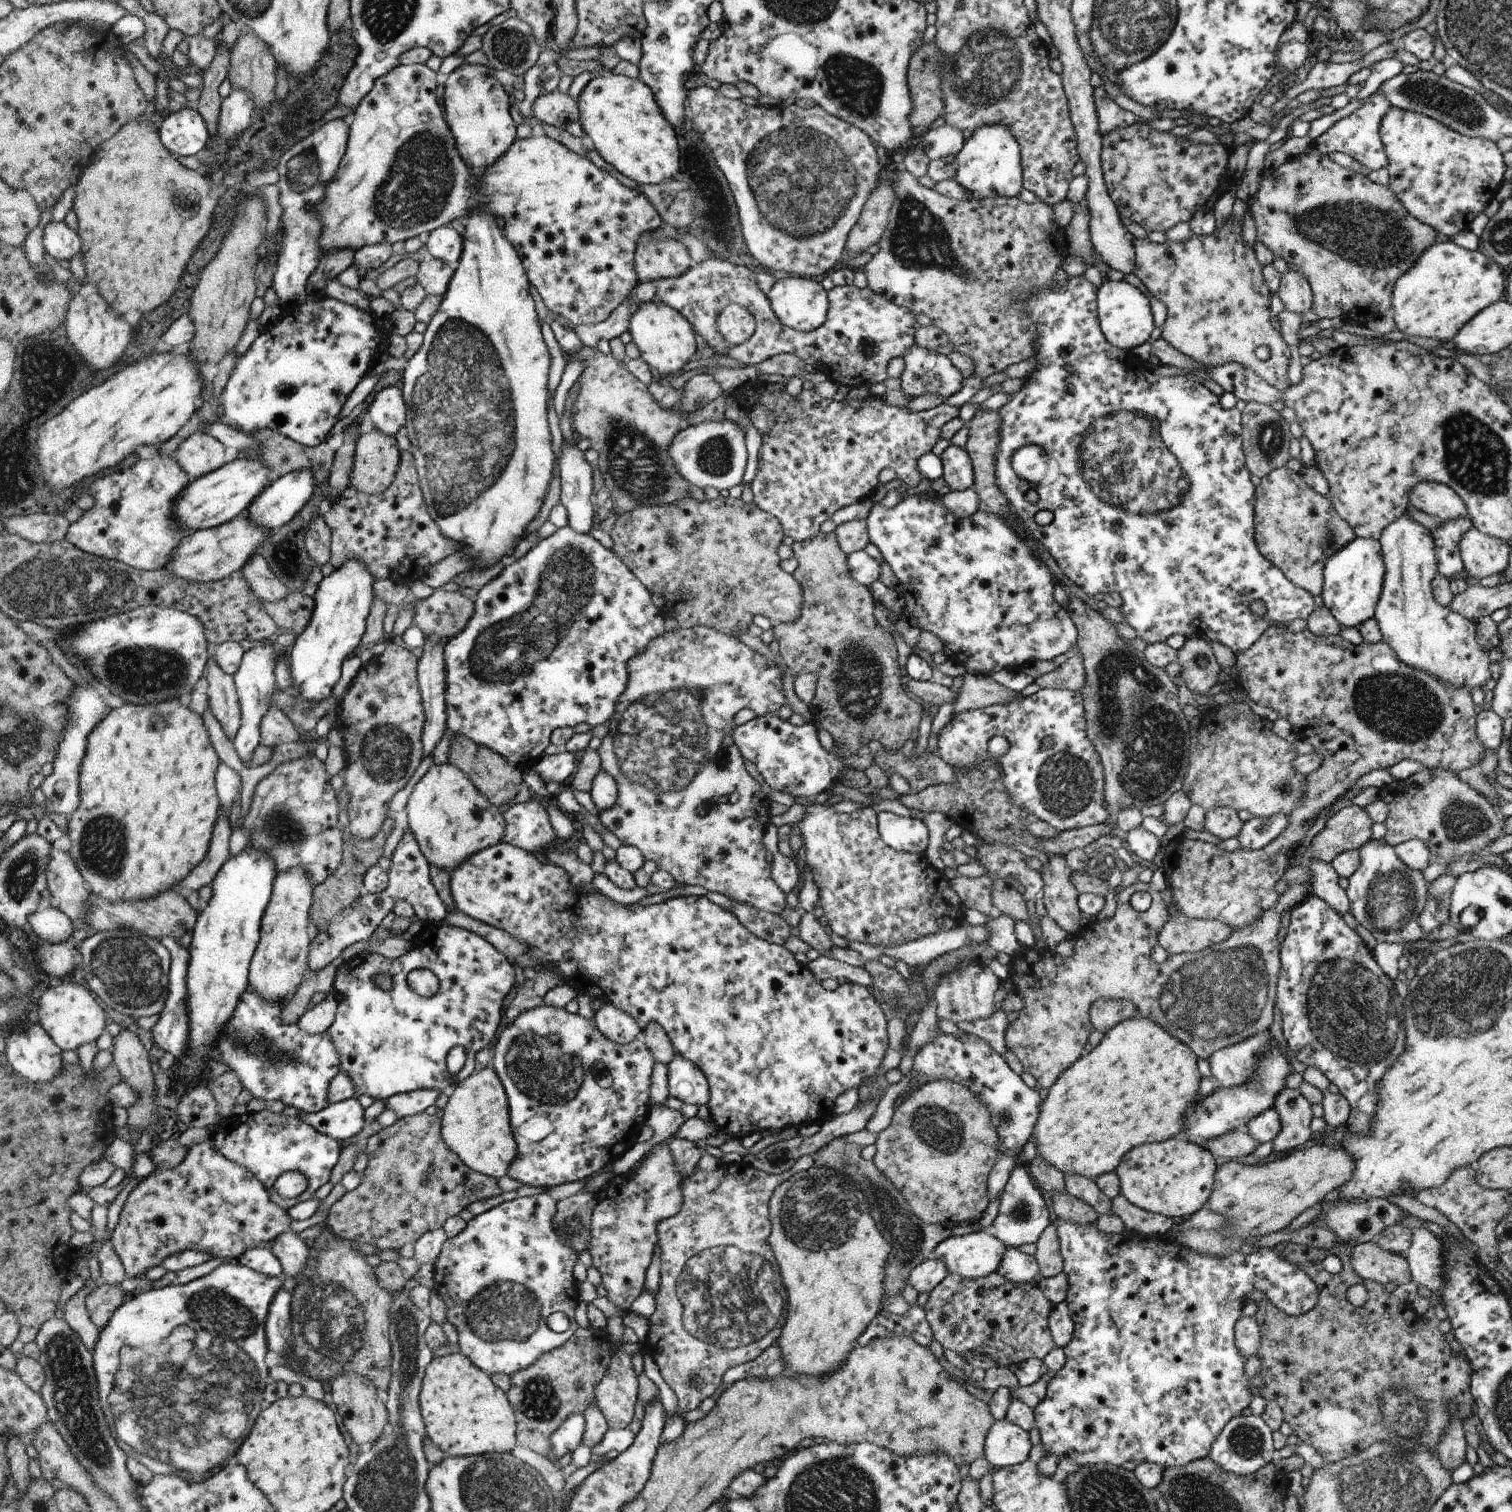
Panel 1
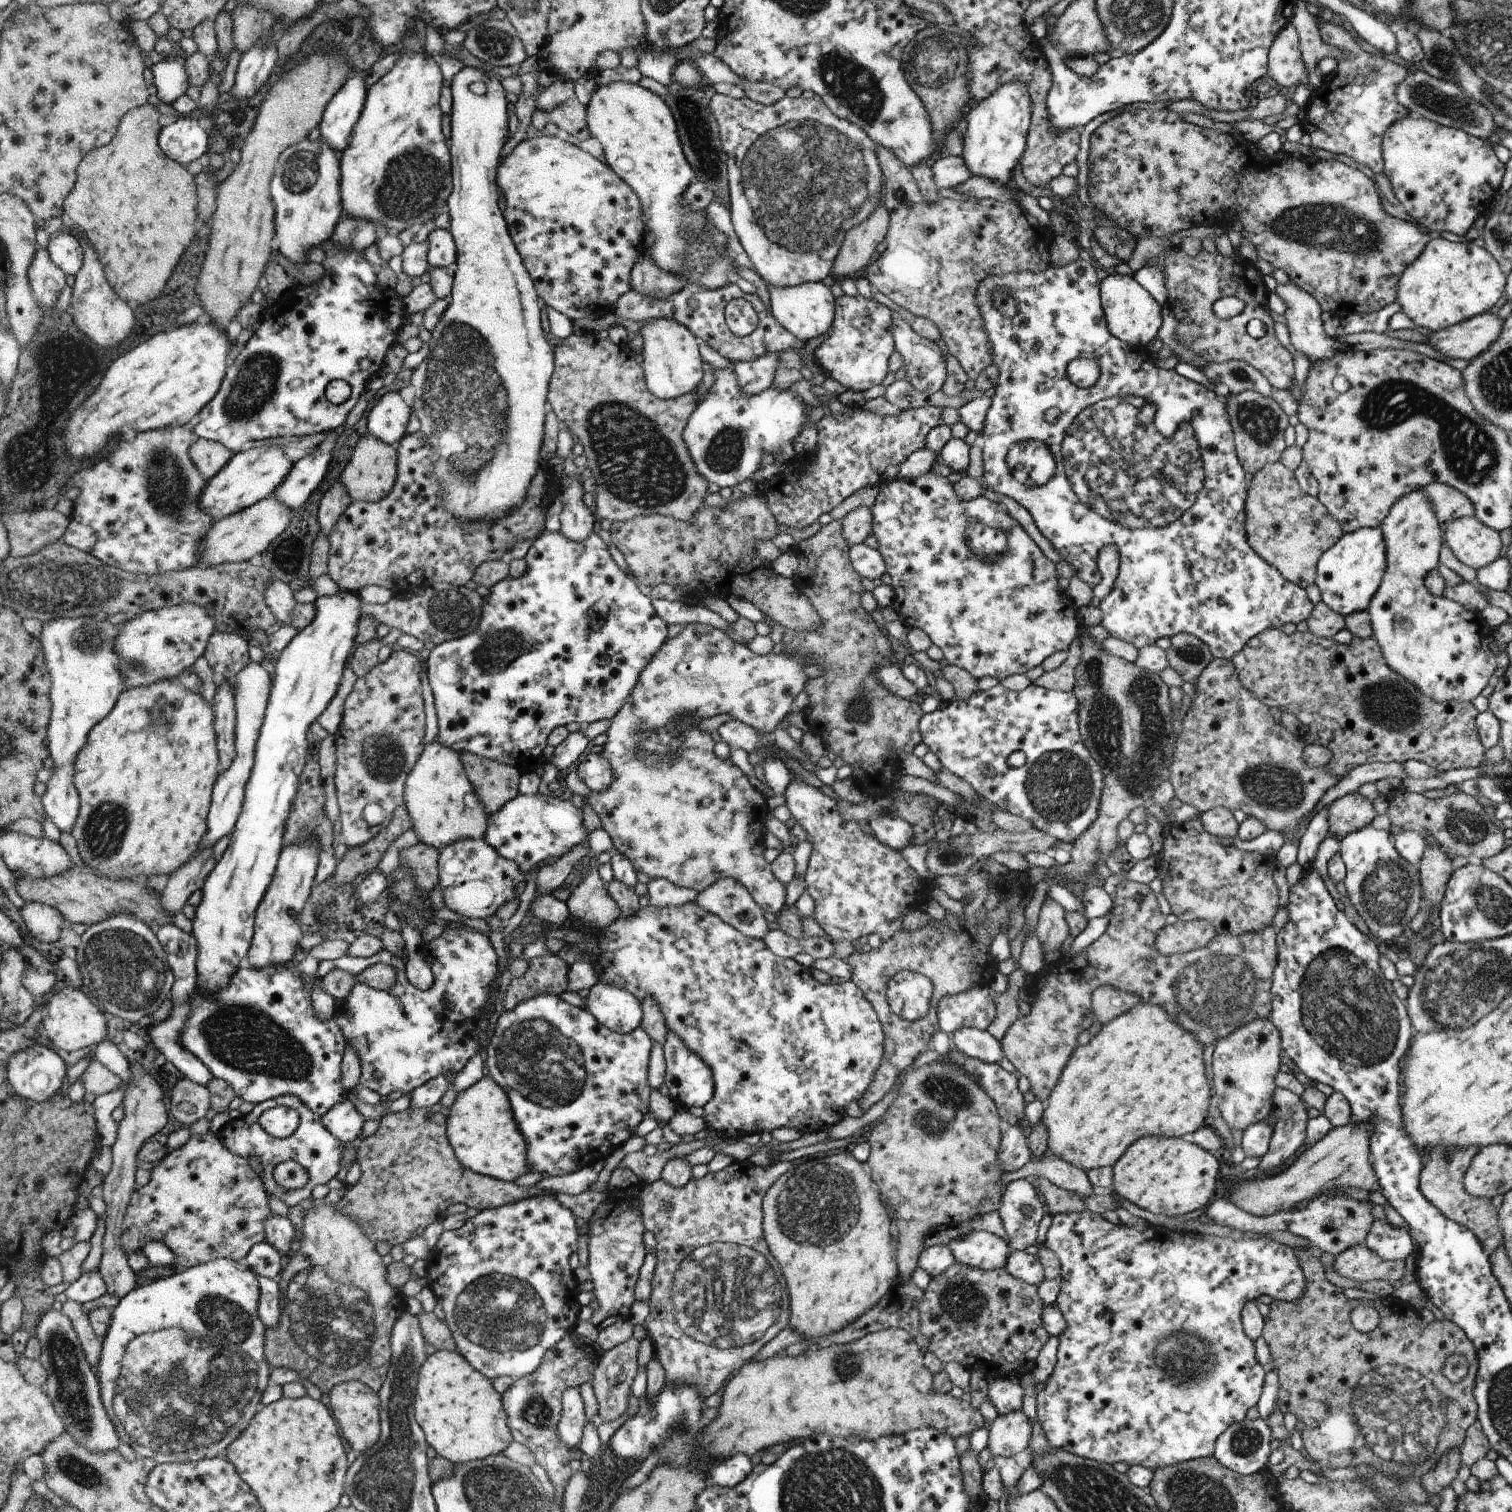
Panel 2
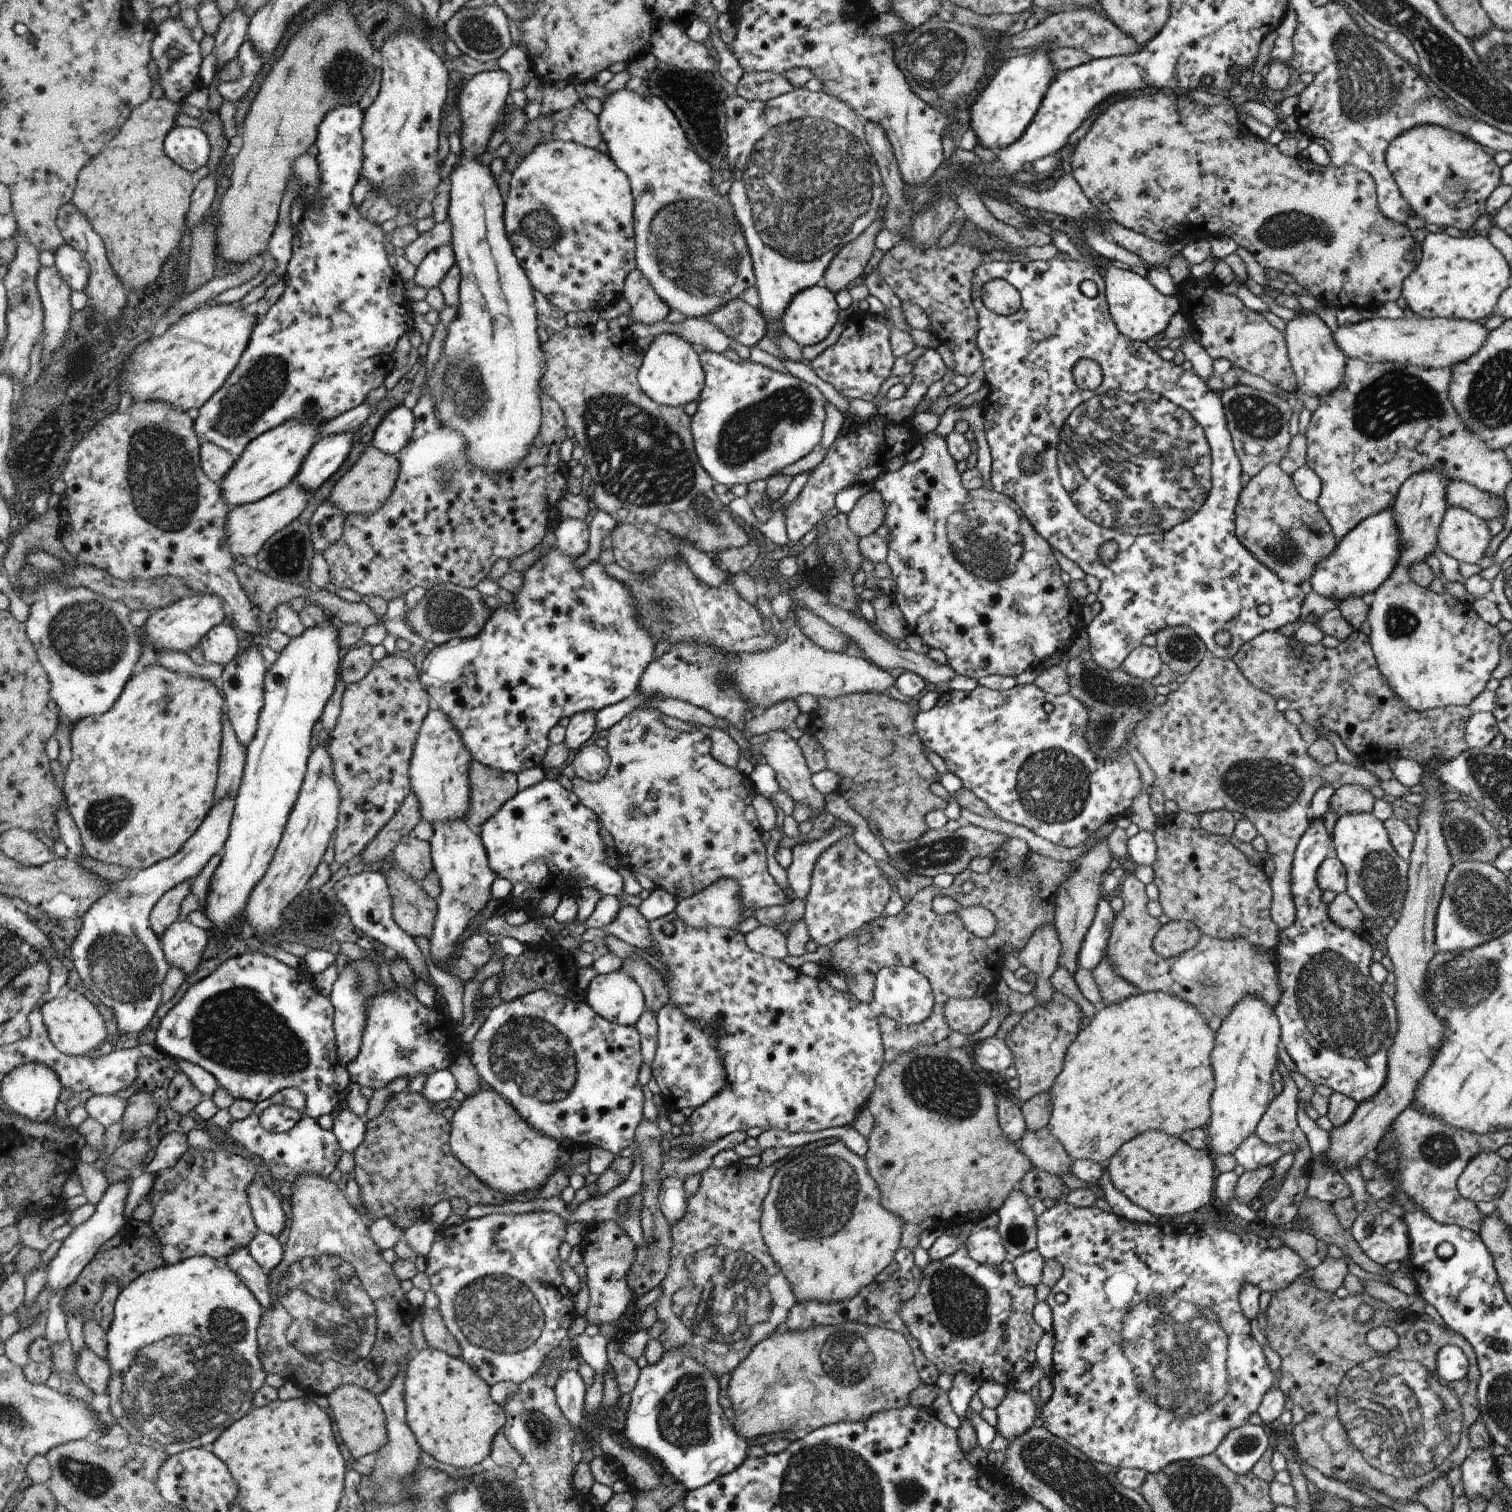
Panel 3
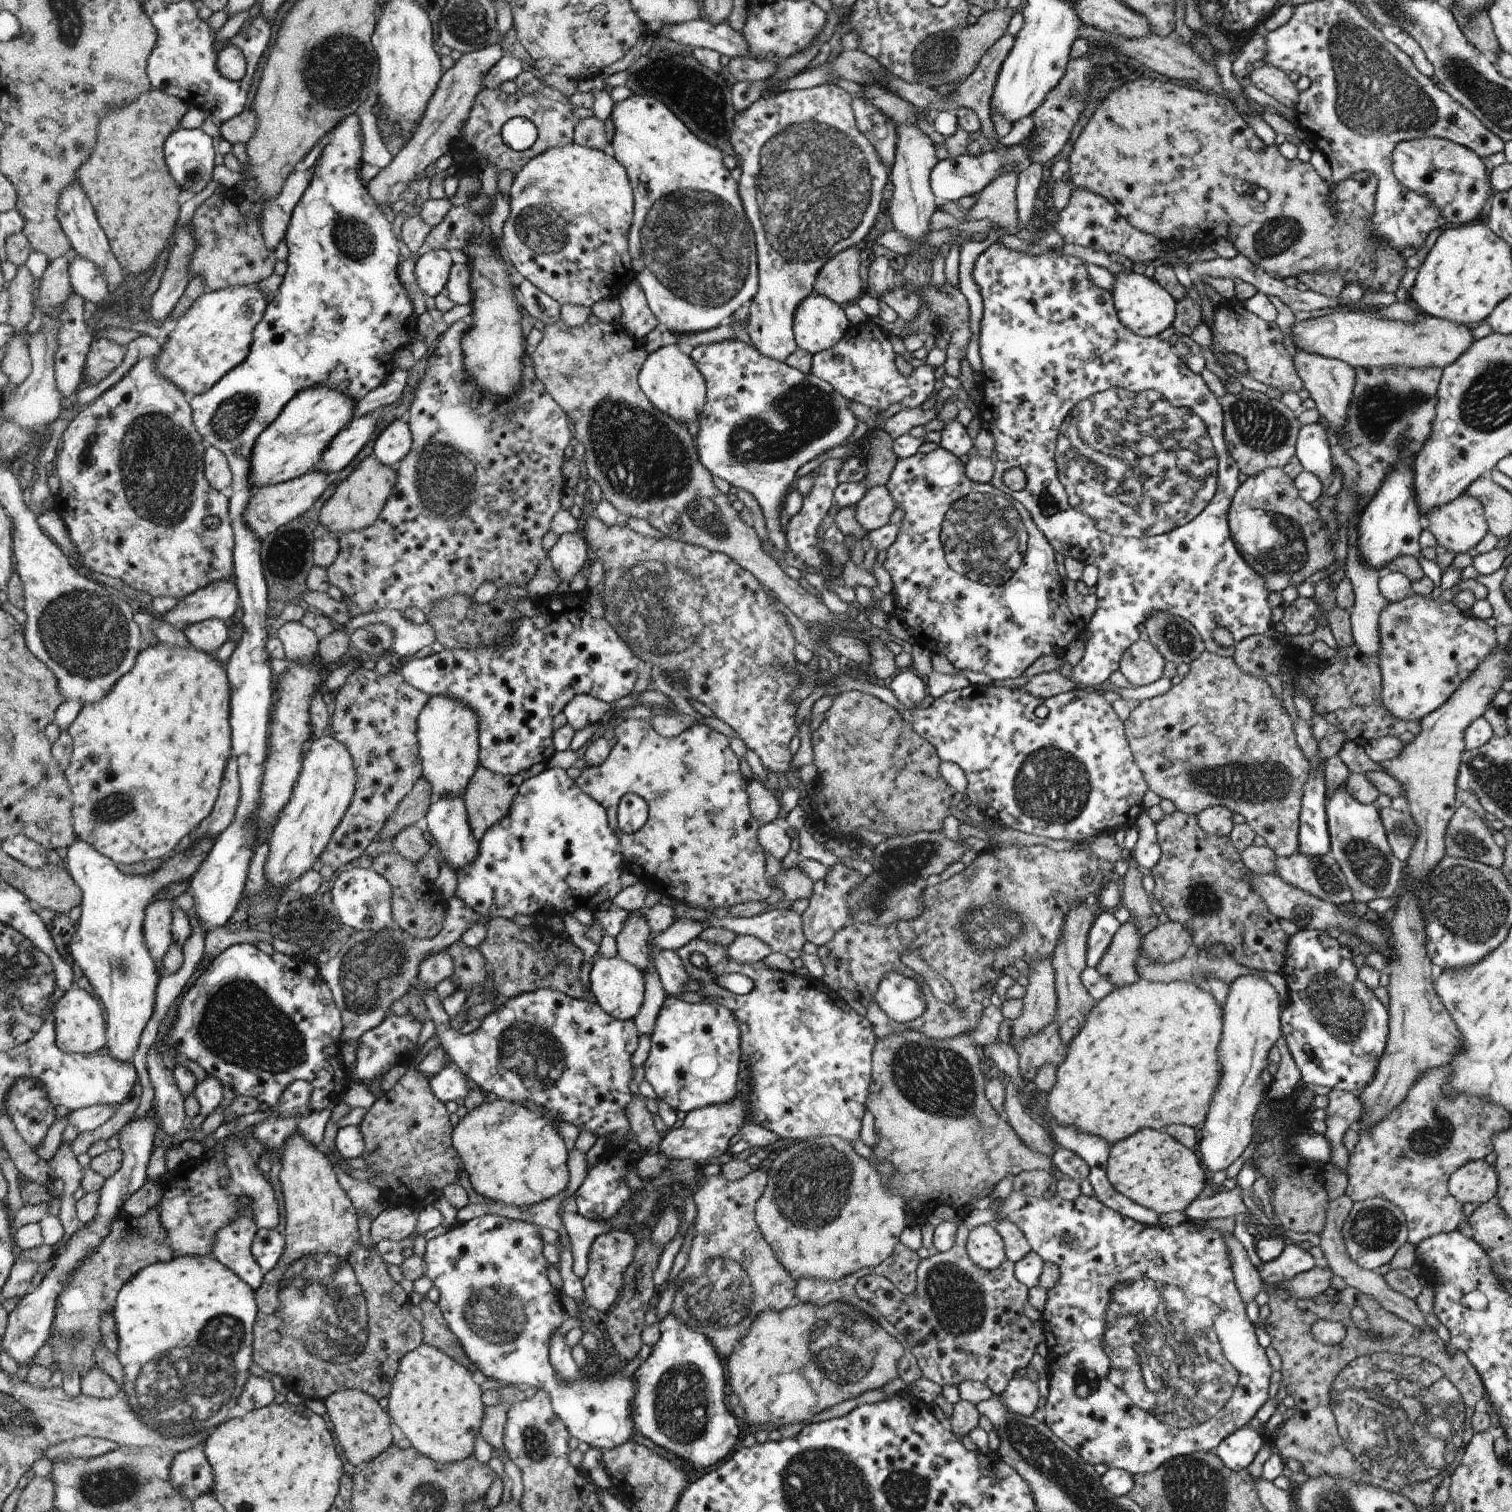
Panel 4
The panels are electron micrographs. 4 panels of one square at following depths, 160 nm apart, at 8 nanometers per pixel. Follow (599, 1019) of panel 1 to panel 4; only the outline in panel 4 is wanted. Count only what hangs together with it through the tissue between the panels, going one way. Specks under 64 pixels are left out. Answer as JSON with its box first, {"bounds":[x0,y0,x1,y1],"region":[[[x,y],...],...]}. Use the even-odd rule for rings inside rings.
{"bounds":[589,954,645,1021],"region":[[[618,954],[609,959],[595,956],[589,981],[591,999],[601,1005],[610,1016],[623,1021],[633,1020],[644,1006],[645,976],[638,967],[622,960]]]}

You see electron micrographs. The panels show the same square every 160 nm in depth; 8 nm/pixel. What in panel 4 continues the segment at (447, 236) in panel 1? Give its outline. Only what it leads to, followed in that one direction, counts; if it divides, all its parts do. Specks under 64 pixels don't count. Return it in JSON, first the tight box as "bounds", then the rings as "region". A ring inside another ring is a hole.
{"bounds":[415,249,452,297],"region":[[[446,249],[421,251],[415,262],[415,278],[425,297],[440,295],[445,290],[452,258]]]}

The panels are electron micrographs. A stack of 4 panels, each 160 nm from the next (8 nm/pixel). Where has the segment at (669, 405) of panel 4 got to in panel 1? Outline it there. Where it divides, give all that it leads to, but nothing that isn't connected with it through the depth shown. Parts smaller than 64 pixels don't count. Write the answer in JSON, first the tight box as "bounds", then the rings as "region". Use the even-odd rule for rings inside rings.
{"bounds":[627,302,696,379],"region":[[[646,302],[632,311],[627,332],[638,347],[640,358],[646,361],[651,370],[671,379],[678,374],[676,370],[680,370],[682,364],[686,364],[696,352],[693,326],[680,312],[662,302]]]}

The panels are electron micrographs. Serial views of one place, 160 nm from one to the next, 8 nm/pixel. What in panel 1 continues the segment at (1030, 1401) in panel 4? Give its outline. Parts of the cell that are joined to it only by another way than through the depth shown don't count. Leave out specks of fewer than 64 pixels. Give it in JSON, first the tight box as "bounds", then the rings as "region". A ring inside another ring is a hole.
{"bounds":[985,1418,1033,1468],"region":[[[1006,1418],[997,1421],[985,1439],[985,1459],[994,1468],[1014,1467],[1028,1460],[1033,1446],[1030,1436]]]}

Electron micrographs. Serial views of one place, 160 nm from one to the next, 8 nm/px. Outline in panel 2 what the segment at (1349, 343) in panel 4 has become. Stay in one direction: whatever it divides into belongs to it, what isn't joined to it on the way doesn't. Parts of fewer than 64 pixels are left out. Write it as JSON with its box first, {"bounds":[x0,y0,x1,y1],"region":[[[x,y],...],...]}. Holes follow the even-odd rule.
{"bounds":[1427,311,1505,360],"region":[[[1491,311],[1473,316],[1454,326],[1427,333],[1432,347],[1448,358],[1472,360],[1498,340],[1505,320]]]}

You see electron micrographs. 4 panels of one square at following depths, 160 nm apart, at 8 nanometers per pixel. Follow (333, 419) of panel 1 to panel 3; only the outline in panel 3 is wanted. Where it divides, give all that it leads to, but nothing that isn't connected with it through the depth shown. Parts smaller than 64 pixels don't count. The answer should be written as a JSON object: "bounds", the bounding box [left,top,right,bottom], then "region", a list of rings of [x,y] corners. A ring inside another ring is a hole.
{"bounds":[195,103,410,458],"region":[[[358,103],[342,105],[334,107],[325,116],[324,122],[320,124],[320,132],[318,132],[316,146],[318,148],[317,161],[320,169],[321,185],[319,188],[319,202],[316,205],[308,208],[302,216],[298,230],[293,238],[292,256],[287,266],[287,272],[283,276],[285,282],[285,292],[278,299],[276,304],[270,307],[270,310],[260,319],[257,320],[257,325],[253,329],[251,339],[244,354],[241,356],[240,362],[234,367],[232,374],[226,379],[224,386],[218,391],[204,406],[195,411],[195,428],[199,437],[204,441],[212,441],[220,448],[226,449],[233,453],[235,458],[242,454],[242,451],[248,446],[251,440],[257,436],[268,432],[270,429],[280,426],[282,423],[294,420],[308,419],[315,416],[314,420],[324,424],[326,421],[336,419],[341,414],[360,406],[364,402],[364,398],[368,396],[368,392],[372,388],[378,388],[384,378],[392,372],[394,366],[394,358],[392,352],[398,344],[398,340],[402,338],[402,334],[408,333],[408,322],[410,322],[410,312],[404,306],[406,296],[404,296],[404,283],[400,279],[396,282],[392,268],[388,266],[388,256],[384,250],[384,234],[378,226],[374,226],[373,221],[370,221],[357,205],[352,204],[352,188],[360,178],[361,168],[364,164],[364,134],[362,134],[362,126],[364,117],[362,110],[358,108]]]}

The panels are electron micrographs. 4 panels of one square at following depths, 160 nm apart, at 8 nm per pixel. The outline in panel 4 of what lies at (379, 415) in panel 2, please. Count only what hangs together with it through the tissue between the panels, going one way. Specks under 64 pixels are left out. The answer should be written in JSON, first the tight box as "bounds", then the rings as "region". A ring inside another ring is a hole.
{"bounds":[373,419,413,467],"region":[[[400,419],[391,422],[374,439],[373,455],[392,467],[396,467],[409,454],[413,444],[412,429]]]}

